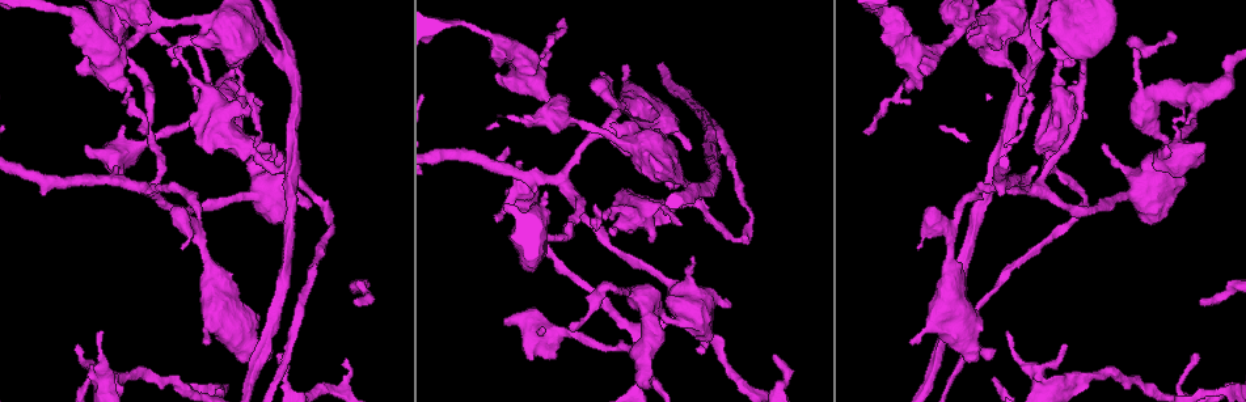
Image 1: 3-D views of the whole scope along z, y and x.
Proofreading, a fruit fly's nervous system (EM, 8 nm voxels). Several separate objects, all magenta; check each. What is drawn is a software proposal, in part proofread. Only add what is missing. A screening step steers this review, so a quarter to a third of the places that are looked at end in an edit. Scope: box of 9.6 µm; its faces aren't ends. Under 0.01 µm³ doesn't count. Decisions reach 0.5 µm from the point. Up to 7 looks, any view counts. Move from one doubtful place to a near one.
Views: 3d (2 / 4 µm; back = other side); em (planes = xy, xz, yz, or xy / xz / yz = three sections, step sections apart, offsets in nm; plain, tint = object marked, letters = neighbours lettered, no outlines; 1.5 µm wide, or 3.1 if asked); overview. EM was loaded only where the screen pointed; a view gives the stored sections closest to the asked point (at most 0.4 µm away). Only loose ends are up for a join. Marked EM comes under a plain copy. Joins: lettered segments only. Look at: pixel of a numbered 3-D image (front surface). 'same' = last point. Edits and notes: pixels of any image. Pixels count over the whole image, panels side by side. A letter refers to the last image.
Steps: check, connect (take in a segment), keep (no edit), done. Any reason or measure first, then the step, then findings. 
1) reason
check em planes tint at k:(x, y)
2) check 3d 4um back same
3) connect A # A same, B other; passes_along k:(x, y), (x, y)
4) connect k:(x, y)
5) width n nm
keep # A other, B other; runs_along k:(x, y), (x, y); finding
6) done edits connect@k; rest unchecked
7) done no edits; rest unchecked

an open end
check em planes letters at 1:(863, 131)

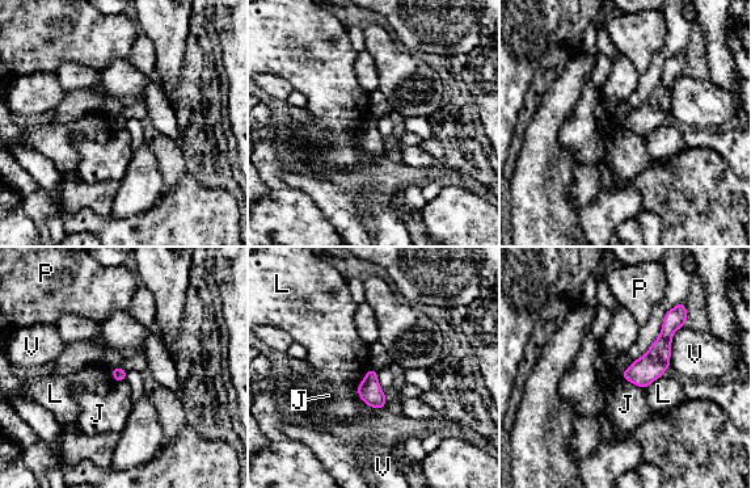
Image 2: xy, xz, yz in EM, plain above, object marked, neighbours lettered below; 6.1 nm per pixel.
longest_contact L 260 nm
keep # J other, L other, P other, V other; runs_along 2:(676, 314), (662, 346), (625, 375); none of them fits

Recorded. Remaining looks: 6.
free end
check 3d 2um at 1:(179, 248)

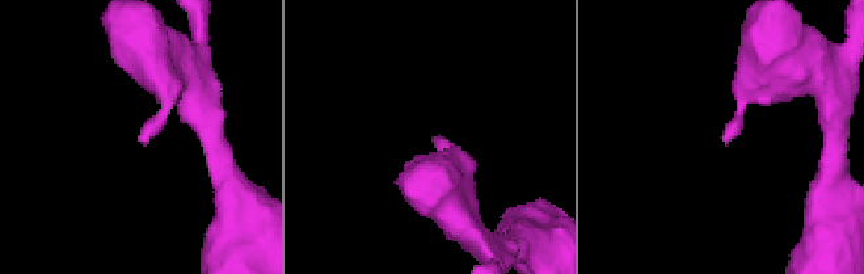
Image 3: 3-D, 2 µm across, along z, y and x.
need the tissue
check em planes letters at 3:(725, 138)

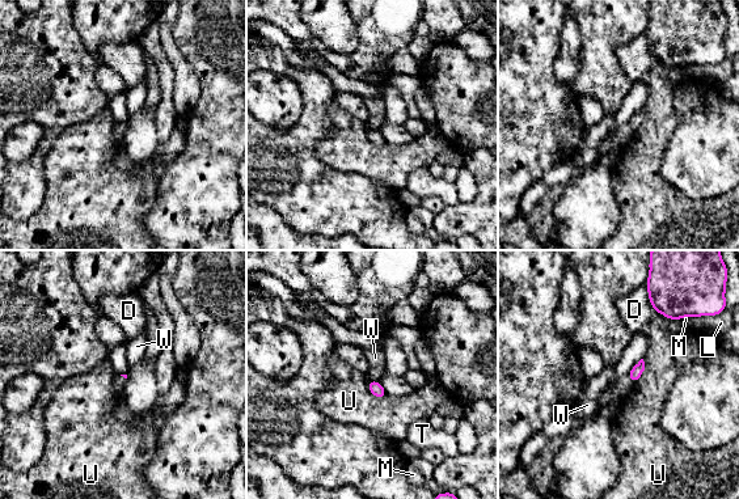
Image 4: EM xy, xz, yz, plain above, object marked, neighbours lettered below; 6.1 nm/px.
keep # D other, L other, M other, T other, U other, W other; border 4:(367, 381), (375, 396), (387, 396); no lettered segment goes on from it

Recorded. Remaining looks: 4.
free end
check em planes letters at 1:(203, 341)

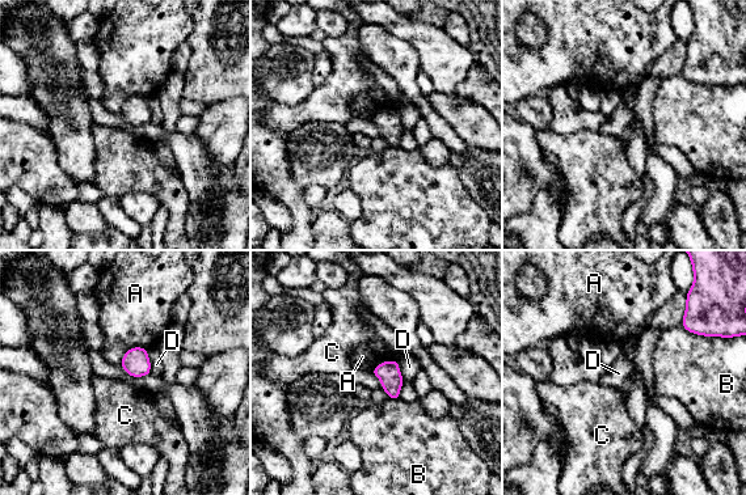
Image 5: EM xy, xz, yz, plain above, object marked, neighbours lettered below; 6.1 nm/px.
longest_contact A 200 nm
keep # A other, B other, C other, D other; border 5:(147, 348), (130, 347), (119, 363); none of them fits

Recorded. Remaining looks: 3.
done no edits; rest unchecked

